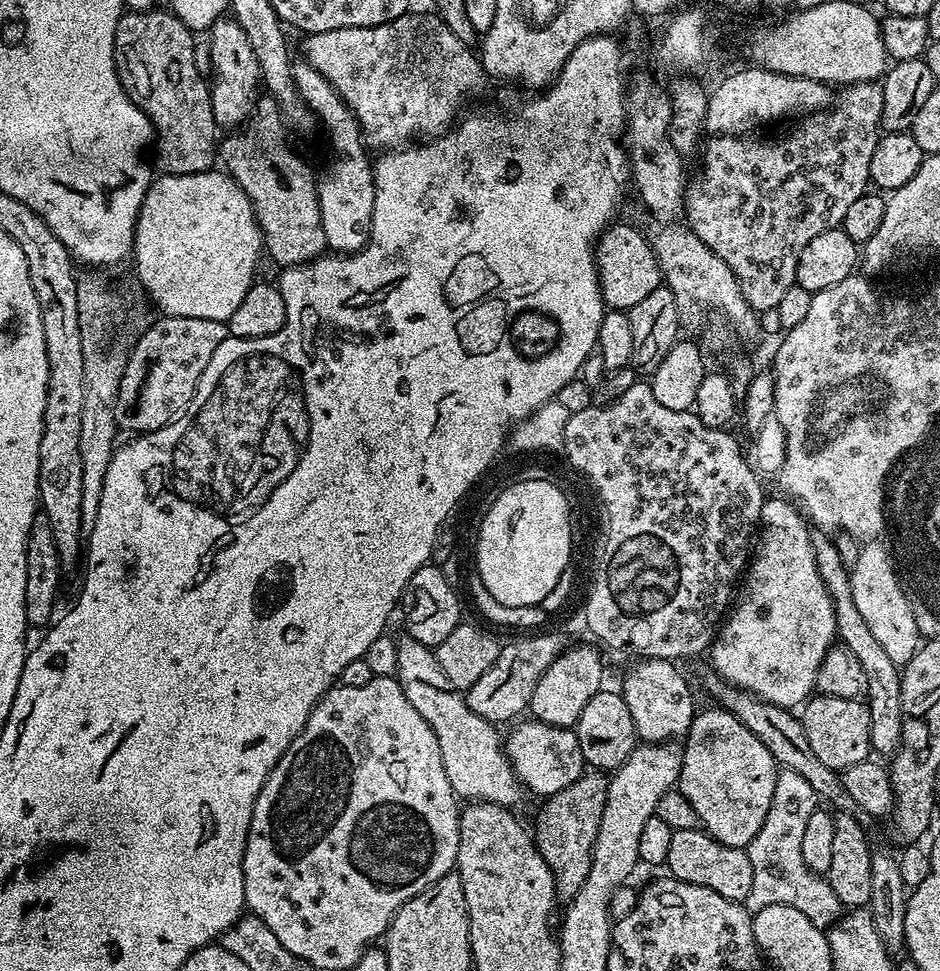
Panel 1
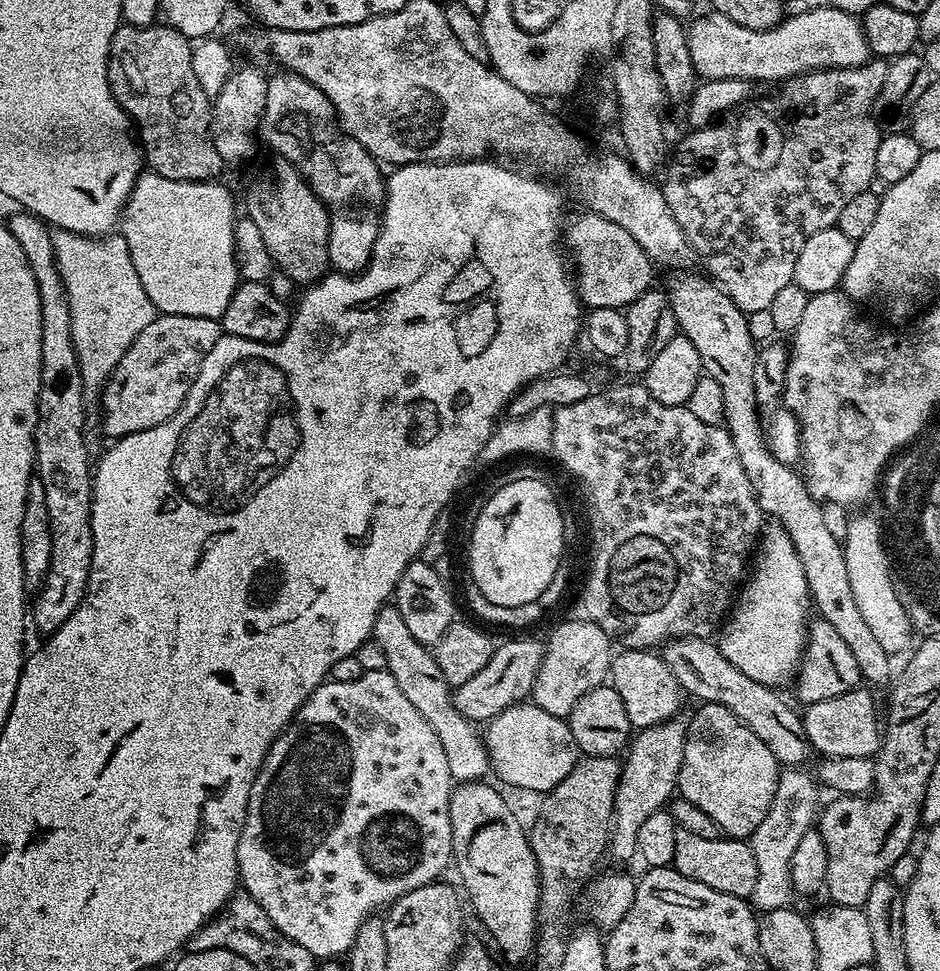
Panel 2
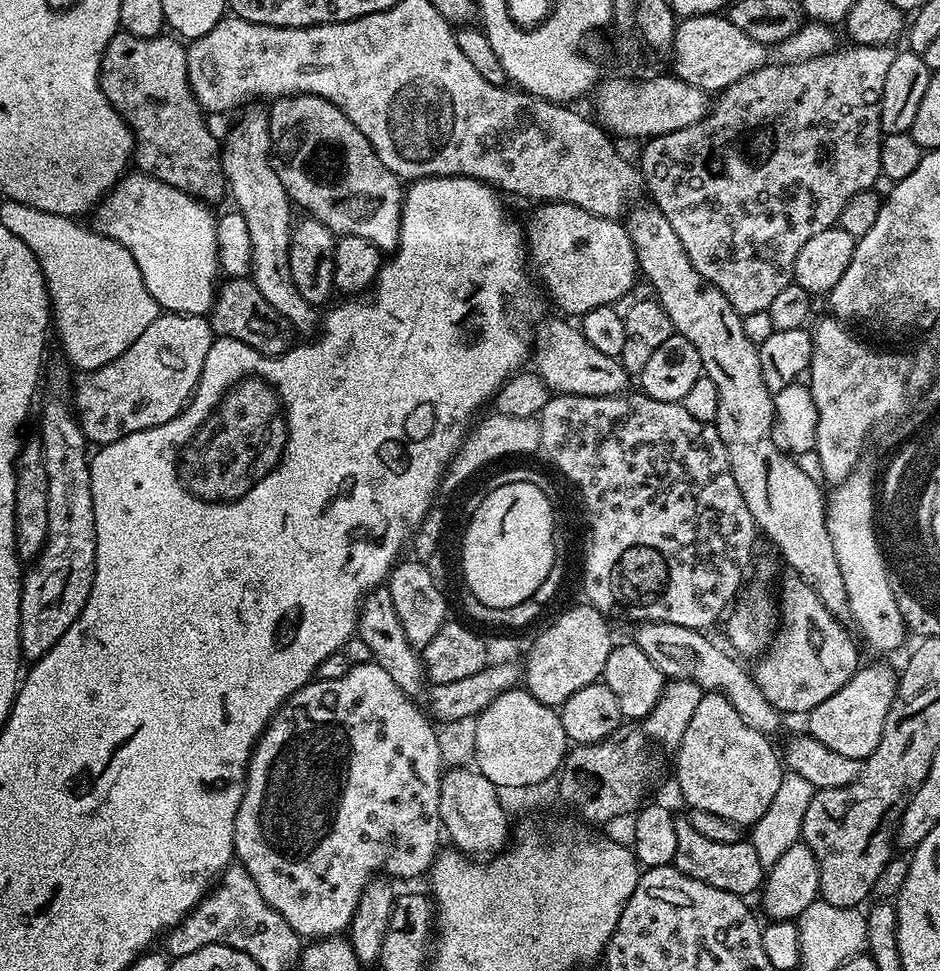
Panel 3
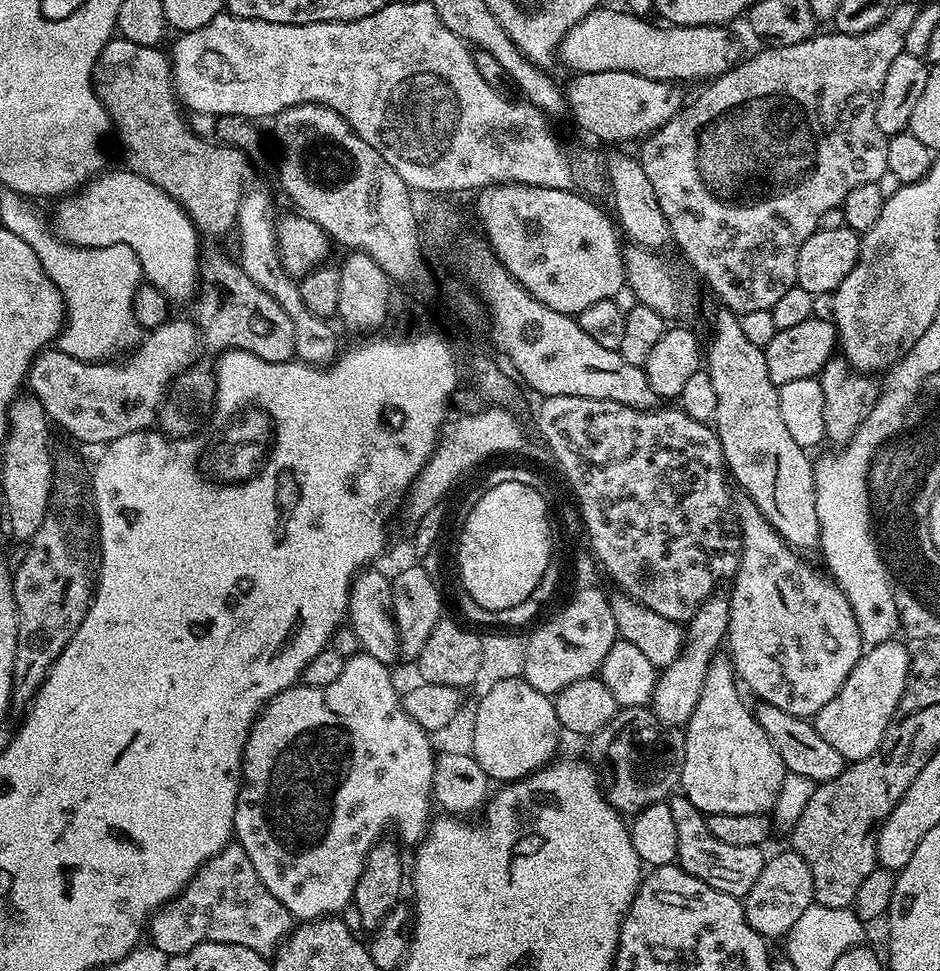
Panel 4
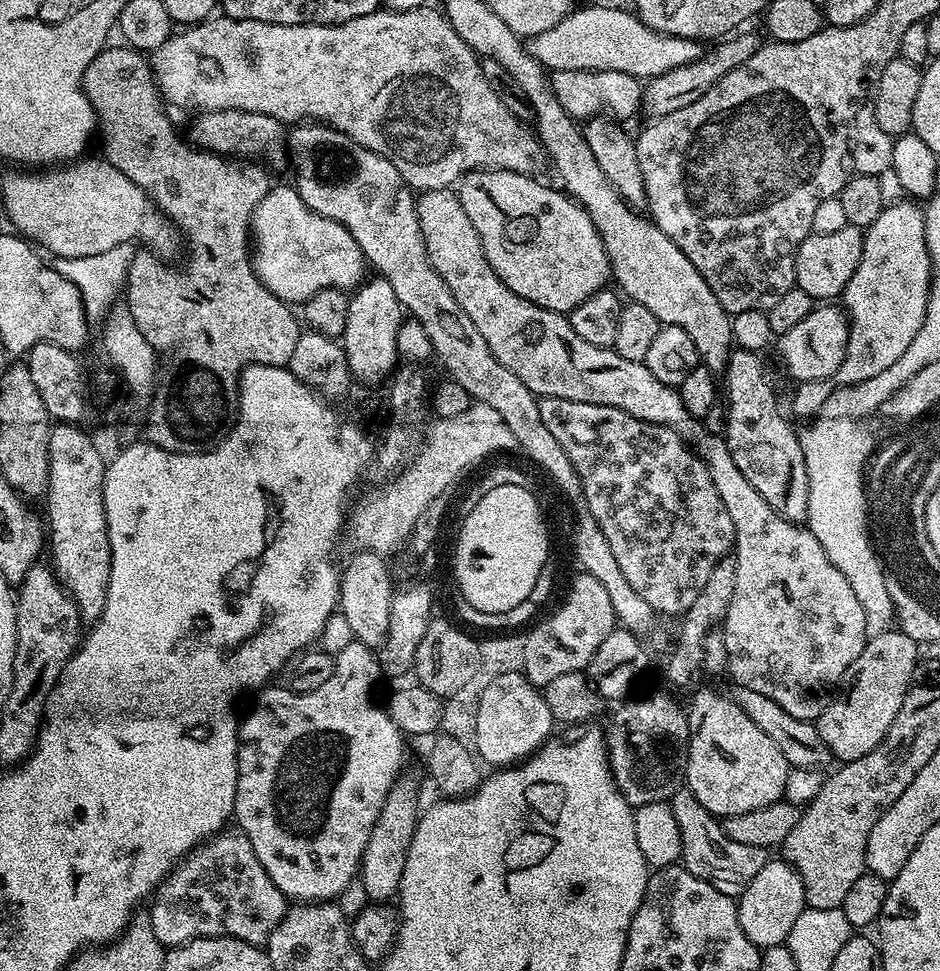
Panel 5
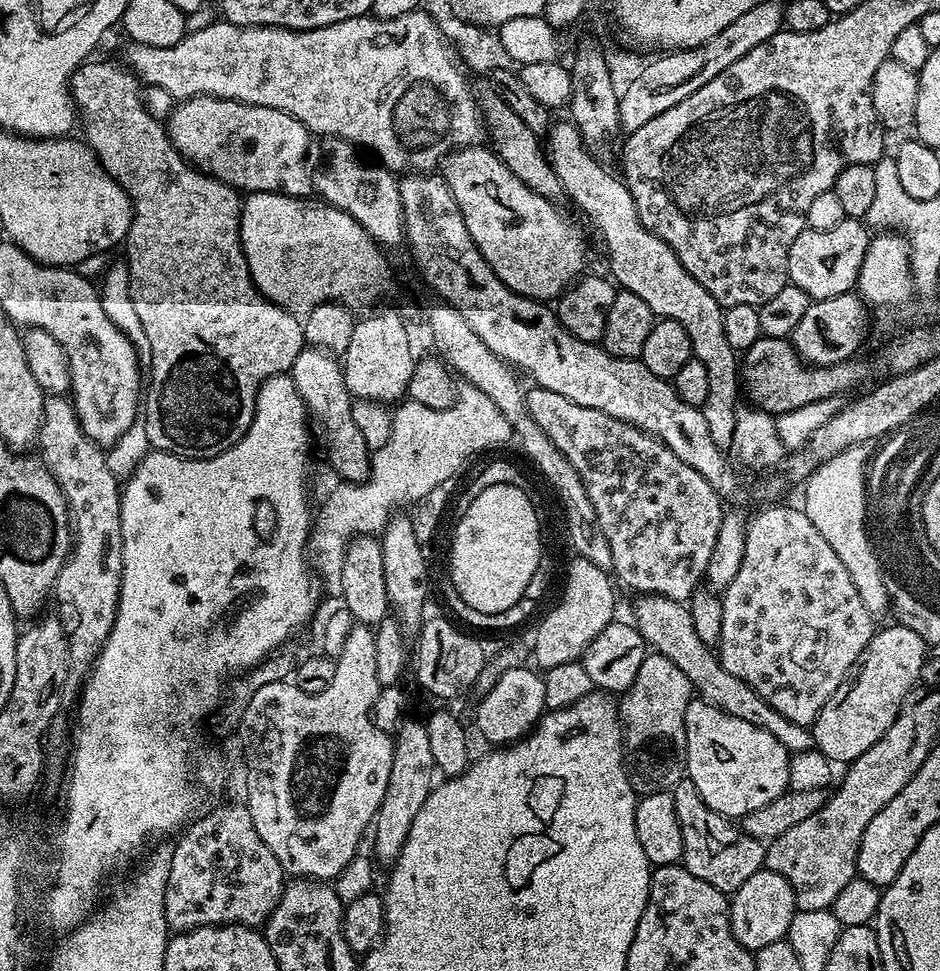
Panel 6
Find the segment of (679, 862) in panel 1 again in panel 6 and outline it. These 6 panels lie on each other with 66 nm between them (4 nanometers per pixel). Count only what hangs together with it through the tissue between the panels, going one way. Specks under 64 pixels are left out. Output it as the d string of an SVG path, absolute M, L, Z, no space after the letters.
M679 780L671 793L674 811L678 814L678 826L682 826L682 866L690 870L694 878L702 878L702 882L710 882L710 886L718 891L731 894L742 886L742 882L746 882L746 878L750 878L750 874L765 867L765 845L747 836L729 817L710 810L692 780Z

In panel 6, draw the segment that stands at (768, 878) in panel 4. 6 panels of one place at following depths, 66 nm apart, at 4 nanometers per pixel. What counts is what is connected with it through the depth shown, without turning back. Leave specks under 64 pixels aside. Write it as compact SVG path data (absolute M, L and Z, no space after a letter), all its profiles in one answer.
M767 866L750 874L738 890L731 893L728 913L730 926L736 941L749 952L755 954L762 946L770 946L770 942L778 942L787 937L790 922L798 911L794 890L782 874L774 874Z

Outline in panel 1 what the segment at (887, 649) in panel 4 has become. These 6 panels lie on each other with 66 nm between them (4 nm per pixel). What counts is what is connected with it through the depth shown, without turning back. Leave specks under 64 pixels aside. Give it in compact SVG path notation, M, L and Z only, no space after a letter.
M816 694L803 705L802 719L806 738L810 738L810 750L814 750L815 756L825 766L843 770L869 759L872 752L870 714L863 699L851 700Z

